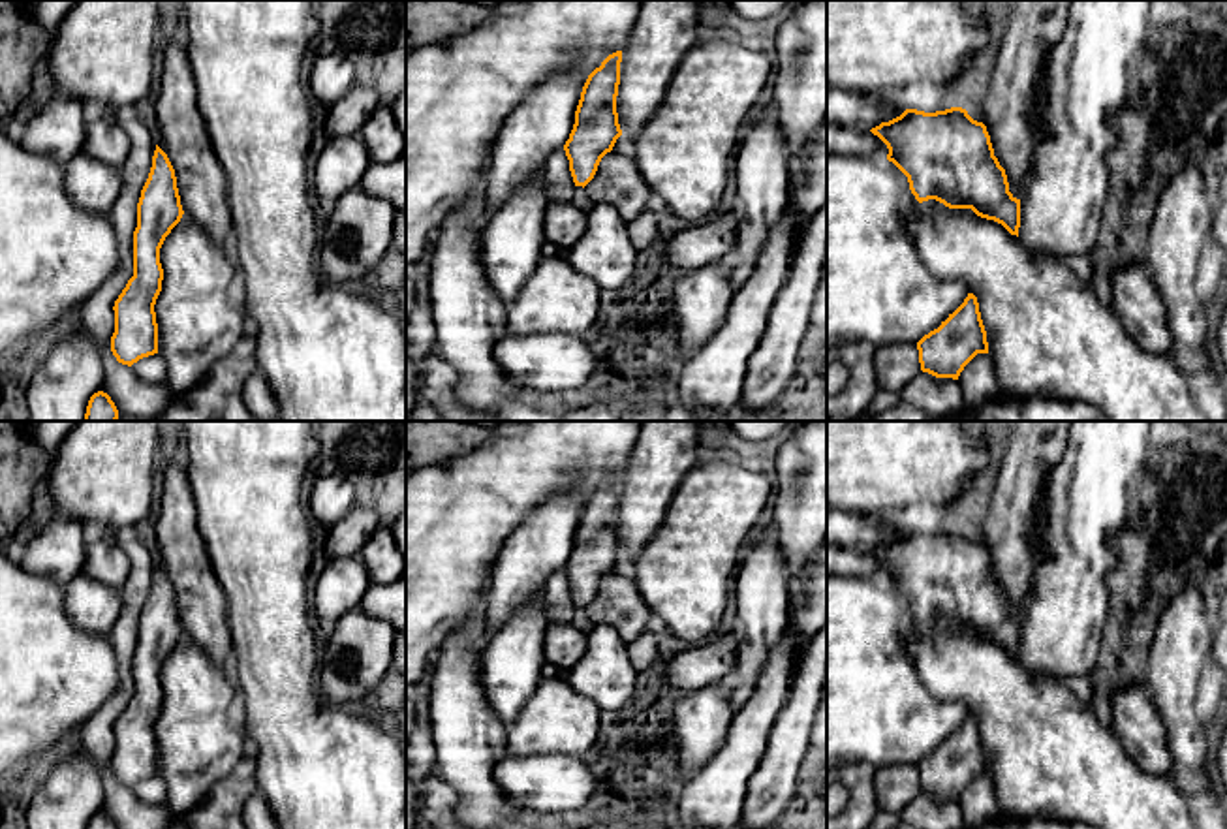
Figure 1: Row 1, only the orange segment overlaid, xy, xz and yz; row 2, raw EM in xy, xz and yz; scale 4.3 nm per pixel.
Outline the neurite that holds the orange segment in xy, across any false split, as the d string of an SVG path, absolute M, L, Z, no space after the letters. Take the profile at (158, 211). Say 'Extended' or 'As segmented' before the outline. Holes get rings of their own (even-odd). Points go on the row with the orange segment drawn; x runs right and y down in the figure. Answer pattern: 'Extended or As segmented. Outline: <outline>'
Extended. Outline: M186 36L162 41L160 53L162 90L154 107L160 141L137 203L133 276L113 306L111 352L128 367L158 353L154 305L163 280L160 248L180 218L192 216L225 252L233 254L227 179L197 103Z

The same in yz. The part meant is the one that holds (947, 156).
Extended. Outline: M1015 2L1007 34L994 60L990 86L981 92L983 122L973 120L962 107L936 113L906 109L900 117L870 130L887 145L887 160L908 177L919 203L936 199L949 209L971 209L977 216L994 220L1018 237L1024 175L1037 147L1035 90L1048 53L1062 38L1071 2Z

